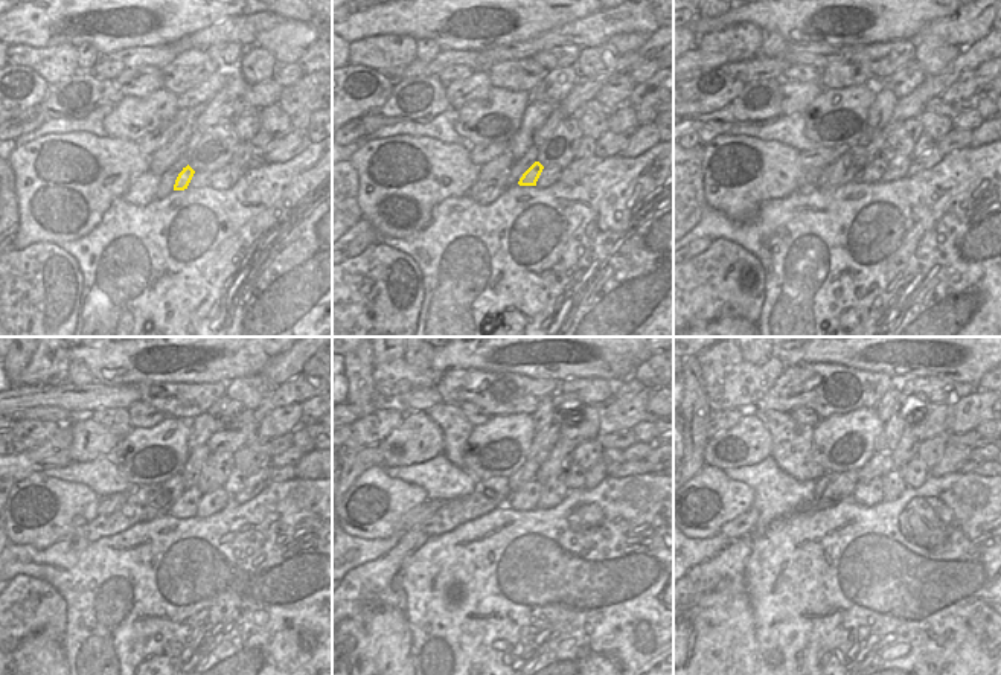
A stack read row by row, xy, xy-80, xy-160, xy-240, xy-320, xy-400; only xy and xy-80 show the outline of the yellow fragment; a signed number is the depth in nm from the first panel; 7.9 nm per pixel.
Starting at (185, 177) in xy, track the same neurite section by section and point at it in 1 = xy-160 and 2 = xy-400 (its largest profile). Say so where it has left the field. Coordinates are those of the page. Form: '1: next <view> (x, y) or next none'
1: next xy-160 (872, 172)
2: next xy-400 (867, 494)

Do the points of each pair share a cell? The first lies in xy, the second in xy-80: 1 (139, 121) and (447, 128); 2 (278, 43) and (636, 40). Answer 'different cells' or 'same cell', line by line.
1: different cells
2: same cell

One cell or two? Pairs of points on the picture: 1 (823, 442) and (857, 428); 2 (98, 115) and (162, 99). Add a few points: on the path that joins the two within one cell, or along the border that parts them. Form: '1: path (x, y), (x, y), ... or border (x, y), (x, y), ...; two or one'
1: path (831, 442), (849, 431); one
2: border (111, 107), (104, 118), (105, 134); two

